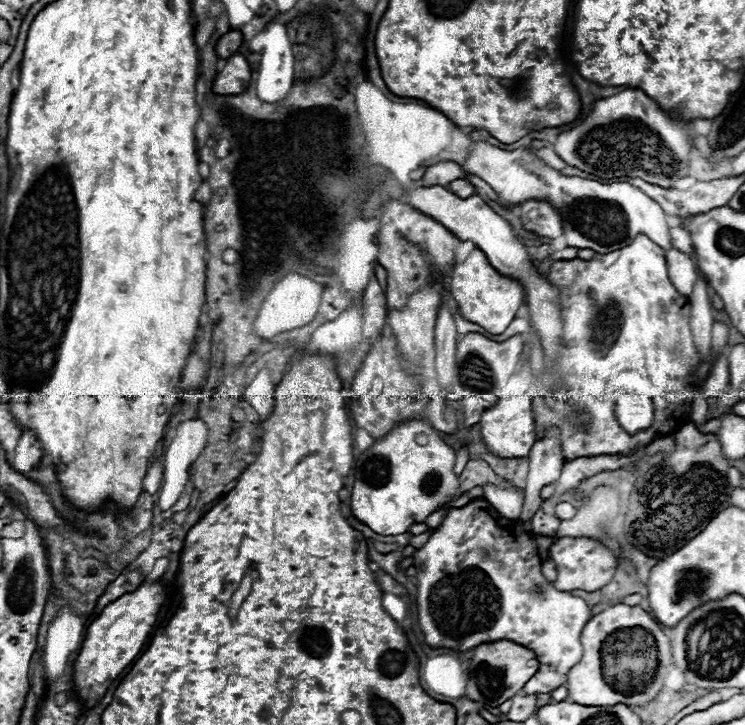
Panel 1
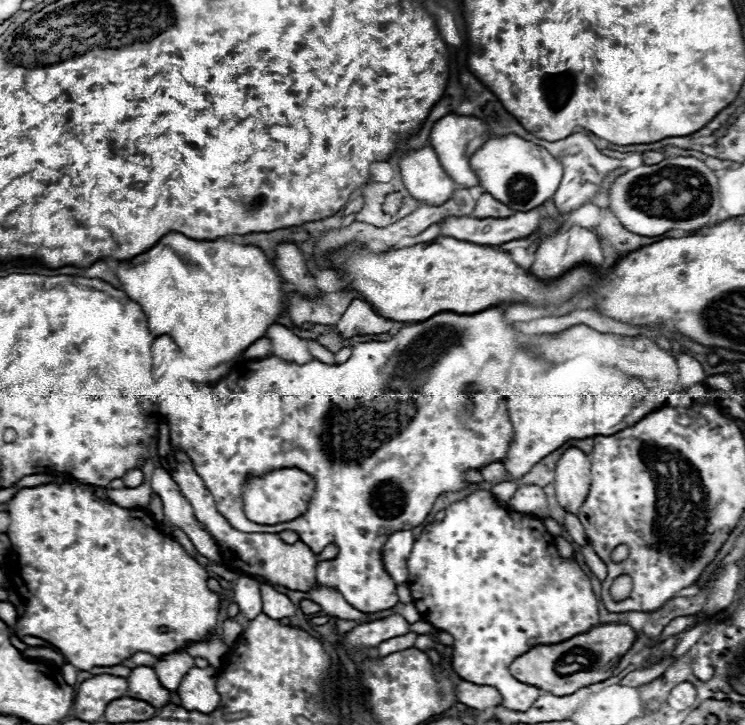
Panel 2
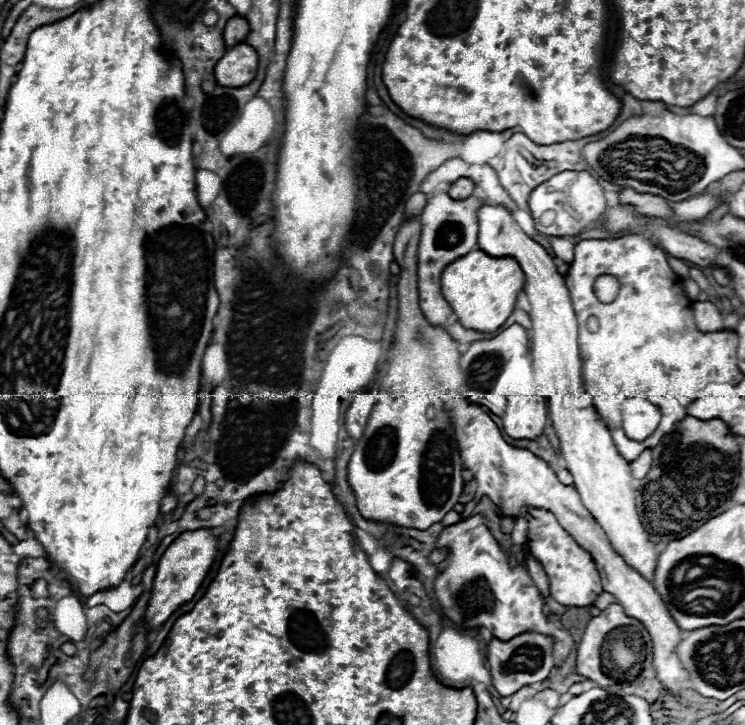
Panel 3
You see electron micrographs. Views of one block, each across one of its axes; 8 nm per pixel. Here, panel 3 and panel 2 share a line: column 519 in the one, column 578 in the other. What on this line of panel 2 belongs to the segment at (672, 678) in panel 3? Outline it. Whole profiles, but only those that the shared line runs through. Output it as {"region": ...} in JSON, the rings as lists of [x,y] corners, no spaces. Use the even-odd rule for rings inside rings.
{"region":[[[568,448],[562,458],[558,460],[558,482],[554,480],[556,486],[556,498],[558,504],[570,512],[570,514],[578,514],[580,504],[584,504],[588,490],[590,490],[590,460],[588,456],[580,450],[580,448]]]}

